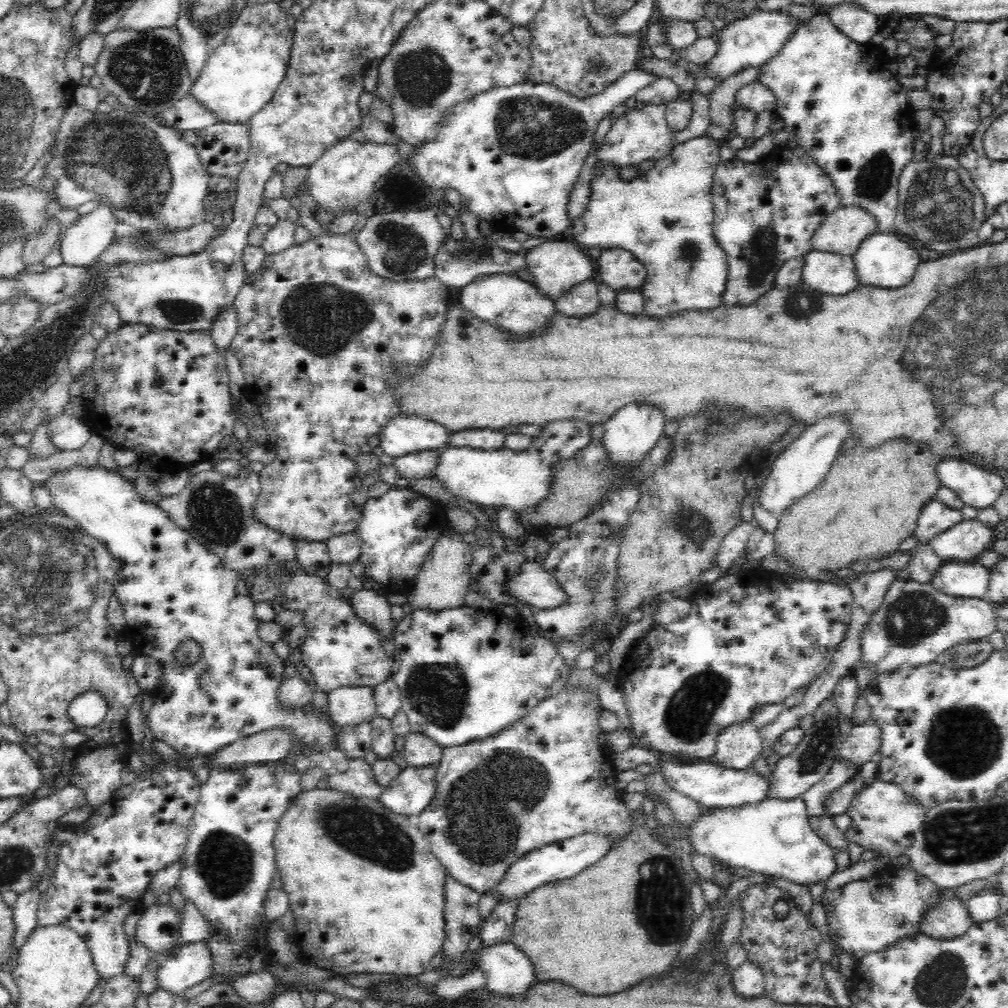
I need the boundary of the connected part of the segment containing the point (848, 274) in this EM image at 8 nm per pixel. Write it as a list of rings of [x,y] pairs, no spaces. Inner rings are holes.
[[[819,250],[804,255],[802,283],[832,296],[846,296],[862,287],[856,277],[853,255]]]

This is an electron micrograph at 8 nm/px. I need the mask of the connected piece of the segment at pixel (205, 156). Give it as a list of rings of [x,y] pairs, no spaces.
[[[218,122],[197,134],[195,149],[204,170],[238,178],[250,152],[248,123]]]

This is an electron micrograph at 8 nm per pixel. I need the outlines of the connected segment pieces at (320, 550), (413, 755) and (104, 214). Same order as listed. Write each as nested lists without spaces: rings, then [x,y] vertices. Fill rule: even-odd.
[[[298,541],[297,556],[299,556],[299,565],[306,576],[326,579],[330,566],[333,564],[326,543]]]
[[[410,732],[405,738],[403,754],[409,767],[428,769],[441,762],[443,749],[424,734]]]
[[[108,205],[80,216],[60,240],[60,255],[68,266],[87,268],[115,239],[119,220]]]

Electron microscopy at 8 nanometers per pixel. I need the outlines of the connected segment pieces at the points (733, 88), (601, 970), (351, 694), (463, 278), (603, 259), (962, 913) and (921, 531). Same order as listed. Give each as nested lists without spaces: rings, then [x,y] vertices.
[[[750,66],[740,72],[734,72],[732,76],[725,78],[724,84],[720,84],[708,95],[710,101],[710,128],[706,130],[706,138],[712,138],[716,142],[722,142],[731,132],[733,121],[733,109],[735,94],[747,84],[759,80],[759,68]]]
[[[627,807],[627,809],[632,815],[632,830],[614,848],[610,848],[610,852],[602,860],[582,870],[580,874],[537,886],[520,898],[518,910],[516,910],[516,920],[514,920],[513,924],[511,942],[514,943],[514,946],[518,950],[521,950],[524,954],[528,954],[528,958],[532,958],[532,964],[536,966],[536,974],[540,974],[540,978],[536,976],[538,982],[560,980],[564,984],[570,984],[570,986],[578,988],[584,994],[592,994],[592,996],[614,994],[614,992],[628,990],[628,988],[636,986],[636,984],[640,984],[642,980],[648,980],[652,976],[658,976],[658,974],[666,972],[668,966],[673,964],[678,951],[683,946],[690,932],[692,922],[696,919],[692,904],[690,903],[690,890],[692,886],[690,875],[682,867],[679,857],[675,854],[675,850],[664,844],[661,840],[658,840],[649,832],[643,810],[632,810],[630,807]]]
[[[341,686],[328,693],[327,718],[338,726],[371,721],[375,711],[374,686]]]
[[[448,231],[448,242],[444,242],[444,246],[438,250],[438,254],[434,258],[434,265],[436,265],[436,272],[434,272],[436,278],[449,288],[460,290],[480,276],[500,273],[515,275],[518,270],[526,269],[526,257],[505,250],[504,246],[496,245],[494,241],[487,240],[484,236],[475,242],[469,242],[465,237],[454,240]]]
[[[602,249],[597,260],[600,279],[617,292],[641,292],[647,282],[646,267],[632,251]]]
[[[954,898],[944,899],[922,918],[922,932],[936,939],[964,936],[974,924],[966,902]]]
[[[934,500],[924,506],[913,536],[918,538],[920,543],[928,544],[937,534],[946,532],[962,522],[961,510],[954,510]]]

